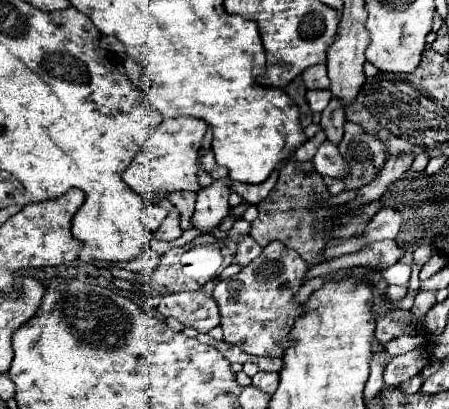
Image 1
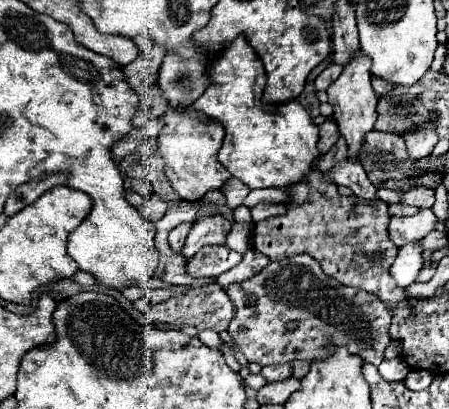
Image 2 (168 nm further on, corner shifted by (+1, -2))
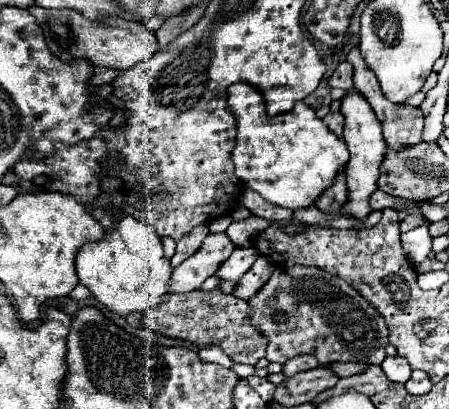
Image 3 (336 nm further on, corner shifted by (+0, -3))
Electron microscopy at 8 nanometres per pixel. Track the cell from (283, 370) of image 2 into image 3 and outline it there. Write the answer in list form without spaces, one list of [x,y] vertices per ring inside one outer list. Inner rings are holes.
[[[295,356],[291,358],[287,364],[283,364],[283,374],[287,378],[299,374],[299,372],[305,372],[305,370],[311,370],[311,368],[317,368],[319,362],[317,358],[311,358],[311,356]]]

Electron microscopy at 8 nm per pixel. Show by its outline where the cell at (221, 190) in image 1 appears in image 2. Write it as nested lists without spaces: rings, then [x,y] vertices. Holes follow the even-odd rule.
[[[220,215],[196,219],[196,225],[192,227],[186,245],[182,249],[182,255],[186,259],[192,259],[206,245],[226,245],[226,235],[230,229],[232,223]]]

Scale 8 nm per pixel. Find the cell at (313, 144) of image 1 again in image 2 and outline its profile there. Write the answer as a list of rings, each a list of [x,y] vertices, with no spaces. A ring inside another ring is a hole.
[[[328,117],[322,125],[320,125],[320,141],[318,141],[318,149],[322,153],[326,153],[336,141],[338,141],[340,133],[338,133],[338,125],[332,117]]]

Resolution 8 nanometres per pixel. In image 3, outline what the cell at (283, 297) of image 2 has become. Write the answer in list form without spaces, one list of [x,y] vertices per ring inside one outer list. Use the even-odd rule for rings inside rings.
[[[293,266],[285,270],[275,270],[269,282],[249,298],[249,318],[251,326],[261,332],[267,340],[269,362],[285,364],[293,356],[313,354],[319,364],[331,362],[361,362],[361,364],[381,364],[385,360],[385,346],[389,344],[389,330],[383,316],[371,306],[363,296],[359,296],[353,286],[343,282],[339,276],[331,276],[317,266]]]

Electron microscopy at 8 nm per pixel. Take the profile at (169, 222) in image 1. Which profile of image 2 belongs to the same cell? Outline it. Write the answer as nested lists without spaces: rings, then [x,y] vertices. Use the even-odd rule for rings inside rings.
[[[182,223],[182,225],[178,225],[176,229],[172,229],[172,231],[170,231],[168,241],[170,241],[170,247],[172,247],[174,251],[180,251],[180,249],[182,249],[182,245],[184,245],[184,241],[186,241],[186,237],[188,237],[190,229],[192,229],[192,225],[190,225],[190,223]]]

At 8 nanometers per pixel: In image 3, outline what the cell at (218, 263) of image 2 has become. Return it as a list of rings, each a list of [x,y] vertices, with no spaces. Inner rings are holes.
[[[235,248],[231,252],[231,256],[219,266],[215,276],[237,282],[251,268],[251,262],[255,262],[257,256],[259,256],[259,252],[255,248]]]

